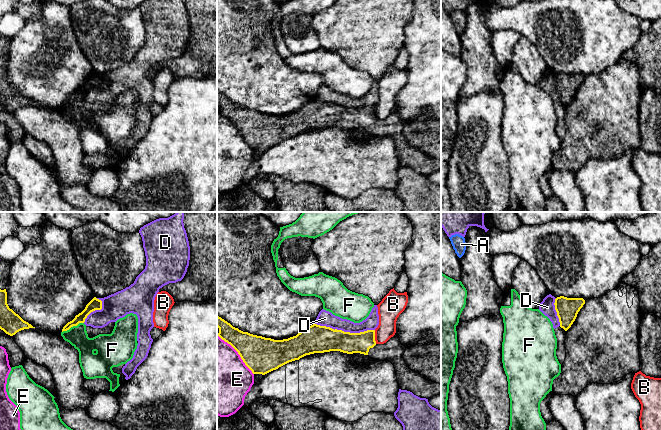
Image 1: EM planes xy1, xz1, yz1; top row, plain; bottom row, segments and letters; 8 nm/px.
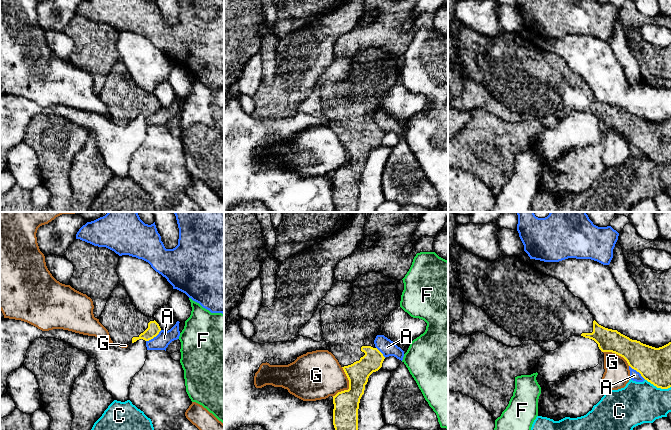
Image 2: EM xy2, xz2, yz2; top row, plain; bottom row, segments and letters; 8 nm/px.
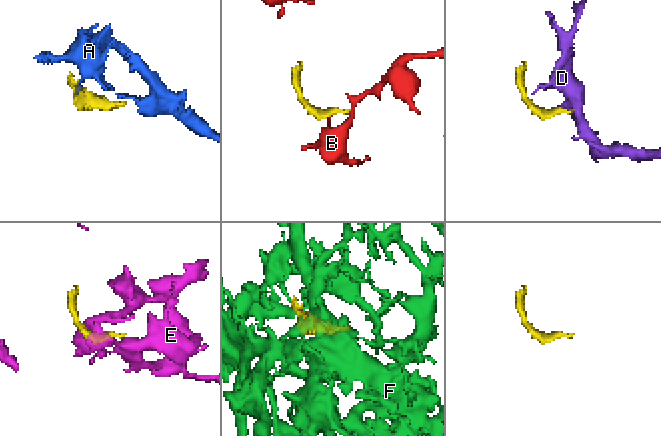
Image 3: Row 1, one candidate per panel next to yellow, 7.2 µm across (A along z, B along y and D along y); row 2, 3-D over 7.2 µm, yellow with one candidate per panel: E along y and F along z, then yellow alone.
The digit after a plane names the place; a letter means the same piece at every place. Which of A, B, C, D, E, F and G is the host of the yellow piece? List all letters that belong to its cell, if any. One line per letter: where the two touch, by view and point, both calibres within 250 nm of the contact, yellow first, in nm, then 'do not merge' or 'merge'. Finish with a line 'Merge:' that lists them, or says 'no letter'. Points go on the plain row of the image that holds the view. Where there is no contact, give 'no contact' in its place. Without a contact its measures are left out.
A: yz2 (637, 147) | 280/80 nm | do not merge
B: xz1 (374, 113) | 170/180 nm | do not merge
C: yz2 (658, 163) | 280/340 nm | do not merge
D: xz1 (345, 108) | 220/130 nm | do not merge
E: xz1 (238, 129) | 300/480 nm | do not merge
F: xy1 (72, 102) | 90/170 nm | do not merge
G: xz2 (349, 162) | 200/360 nm | do not merge
Merge: no letter

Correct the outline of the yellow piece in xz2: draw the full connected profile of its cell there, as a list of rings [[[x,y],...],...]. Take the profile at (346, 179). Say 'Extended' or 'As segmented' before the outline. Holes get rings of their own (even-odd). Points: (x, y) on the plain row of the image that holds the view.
Extended. [[[380,48],[365,49],[350,59],[353,70],[347,79],[335,83],[325,80],[320,86],[323,115],[326,118],[327,126],[338,136],[349,156],[349,165],[333,172],[333,201],[337,212],[357,212],[358,210],[358,185],[365,161],[369,152],[382,143],[385,135],[375,123],[374,116],[385,94],[390,88],[400,83],[401,73],[396,67],[397,59],[398,56],[387,53]]]

